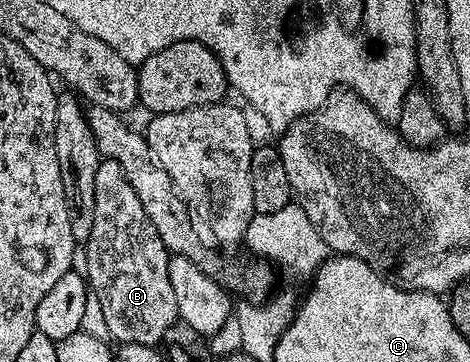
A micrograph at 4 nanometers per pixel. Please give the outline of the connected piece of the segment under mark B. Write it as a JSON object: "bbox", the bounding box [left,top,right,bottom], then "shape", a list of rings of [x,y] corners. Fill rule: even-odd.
{"bbox":[84,159,178,345],"shape":[[[101,159],[97,166],[95,177],[95,189],[93,197],[96,201],[96,206],[93,207],[92,230],[89,231],[89,238],[85,241],[84,248],[86,248],[86,268],[84,267],[84,274],[87,278],[87,285],[89,286],[91,295],[93,296],[95,305],[98,304],[100,316],[107,332],[117,341],[118,344],[136,344],[136,345],[159,345],[166,337],[168,330],[174,323],[177,323],[178,310],[176,304],[176,296],[172,288],[171,278],[168,275],[168,266],[170,265],[171,253],[169,253],[164,246],[163,239],[156,231],[156,226],[153,225],[152,220],[147,218],[147,212],[144,210],[143,203],[140,202],[139,195],[132,189],[131,183],[128,182],[127,176],[124,174],[120,164],[114,159]]]}

